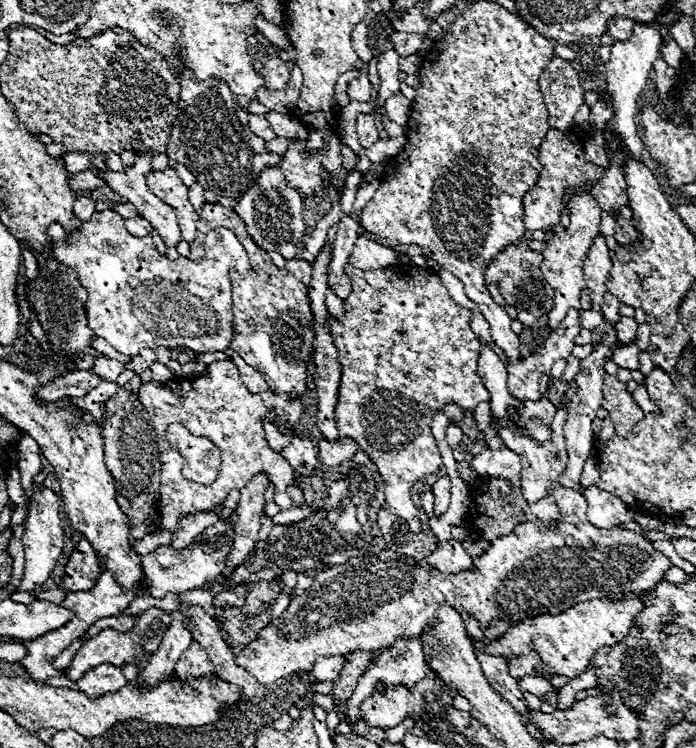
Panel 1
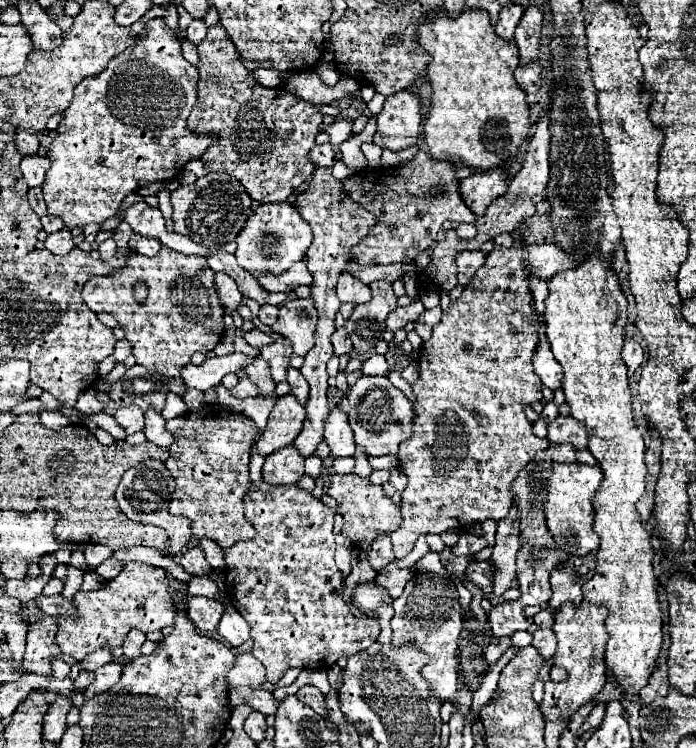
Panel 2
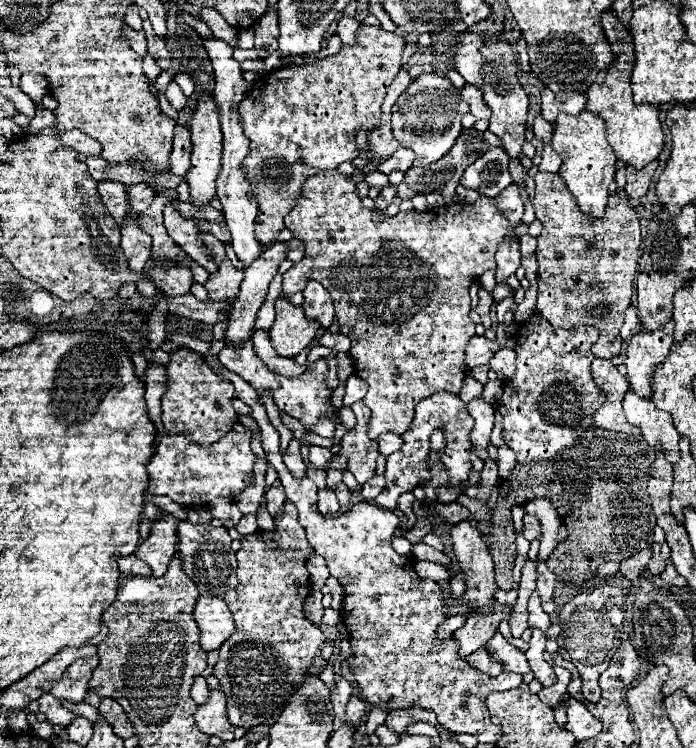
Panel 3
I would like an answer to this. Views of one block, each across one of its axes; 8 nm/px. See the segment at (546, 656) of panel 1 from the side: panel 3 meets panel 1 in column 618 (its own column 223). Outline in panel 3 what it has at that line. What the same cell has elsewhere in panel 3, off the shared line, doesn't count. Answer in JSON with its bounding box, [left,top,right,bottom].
[194,596,234,652]

